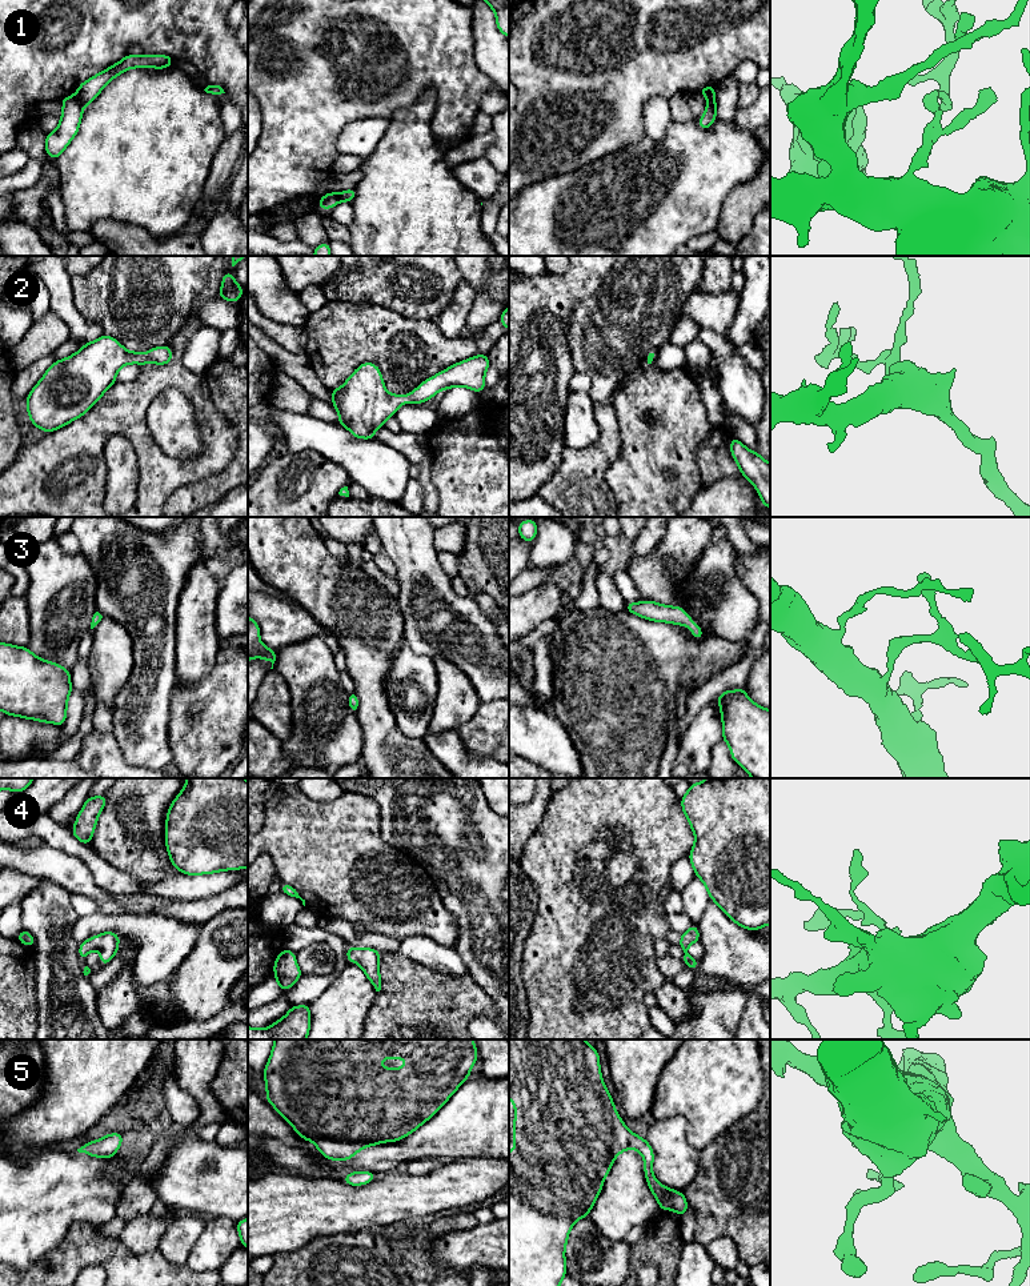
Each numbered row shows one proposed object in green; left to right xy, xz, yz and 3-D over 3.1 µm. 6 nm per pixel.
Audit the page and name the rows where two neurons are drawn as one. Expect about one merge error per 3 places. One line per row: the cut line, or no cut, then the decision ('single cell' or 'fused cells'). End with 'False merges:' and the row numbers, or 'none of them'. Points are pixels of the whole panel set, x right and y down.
1: cut in xy along (75, 95), (84, 105); fused cells
2: no cut; single cell
3: no cut; single cell
4: no cut; single cell
5: no cut; single cell
False merges: 1

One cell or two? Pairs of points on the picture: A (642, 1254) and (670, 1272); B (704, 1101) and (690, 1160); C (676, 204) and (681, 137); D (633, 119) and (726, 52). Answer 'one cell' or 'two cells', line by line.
A: one cell
B: two cells
C: one cell
D: one cell

